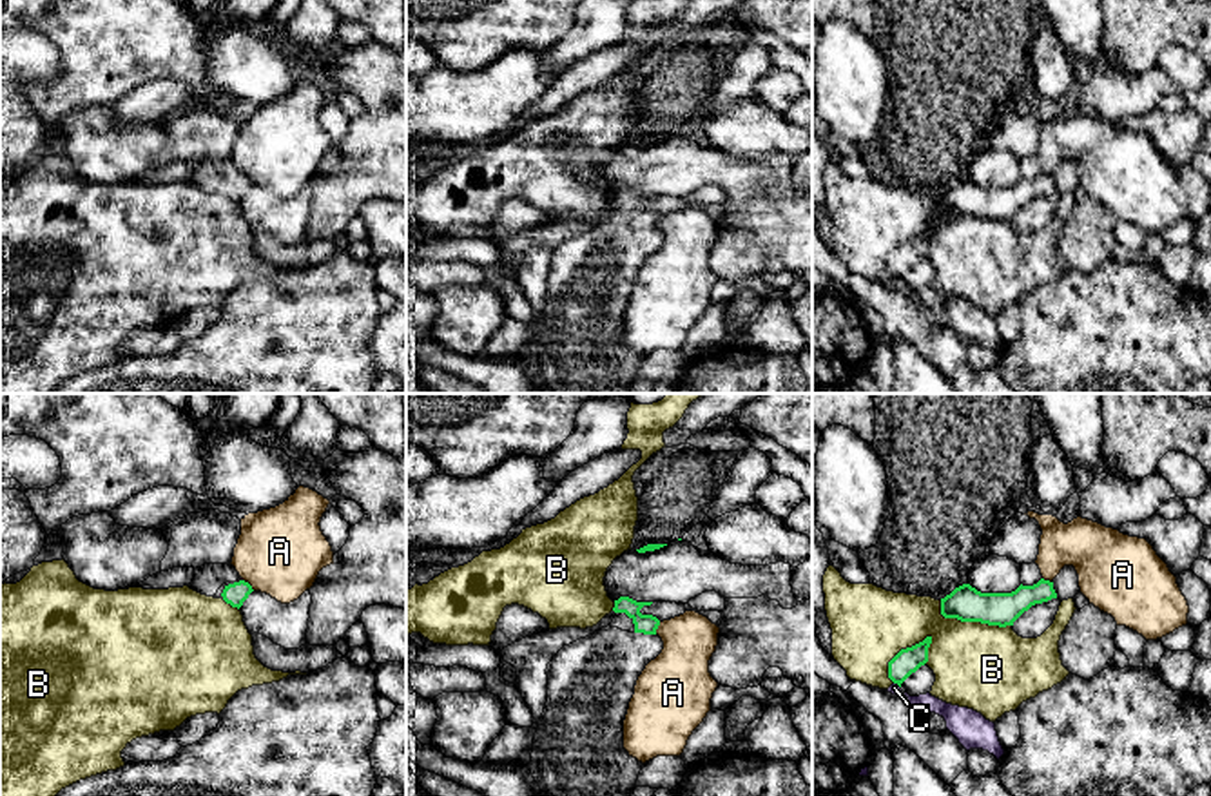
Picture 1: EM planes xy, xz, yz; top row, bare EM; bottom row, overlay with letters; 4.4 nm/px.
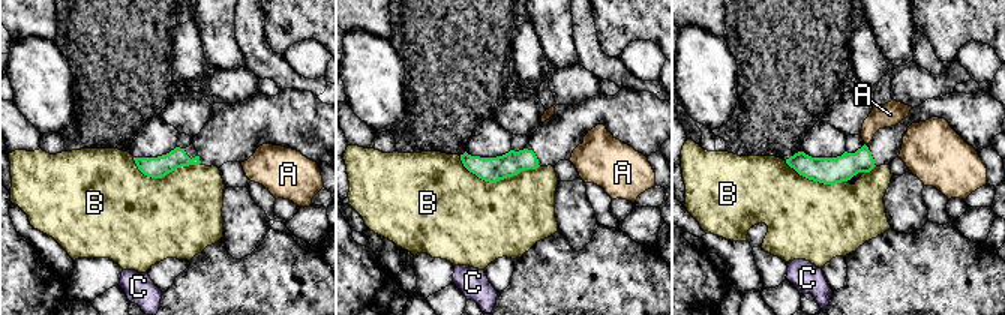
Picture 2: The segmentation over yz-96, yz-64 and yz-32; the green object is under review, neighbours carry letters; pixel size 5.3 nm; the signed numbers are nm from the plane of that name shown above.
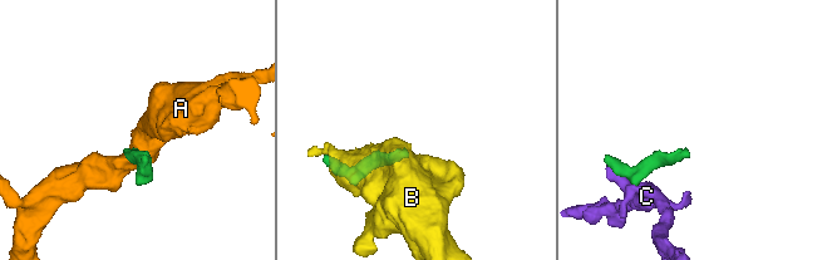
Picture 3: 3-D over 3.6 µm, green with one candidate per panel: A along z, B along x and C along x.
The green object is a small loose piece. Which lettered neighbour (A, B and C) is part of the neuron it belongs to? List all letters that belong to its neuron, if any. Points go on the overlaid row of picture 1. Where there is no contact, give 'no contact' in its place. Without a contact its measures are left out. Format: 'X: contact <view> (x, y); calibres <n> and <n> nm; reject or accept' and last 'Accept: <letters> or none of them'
A: contact xy (249, 584); calibres 100 and 380 nm; reject
B: contact yz (900, 651); calibres 110 and 340 nm; reject
C: contact yz (898, 684); calibres 110 and 50 nm; reject
Accept: none of them

